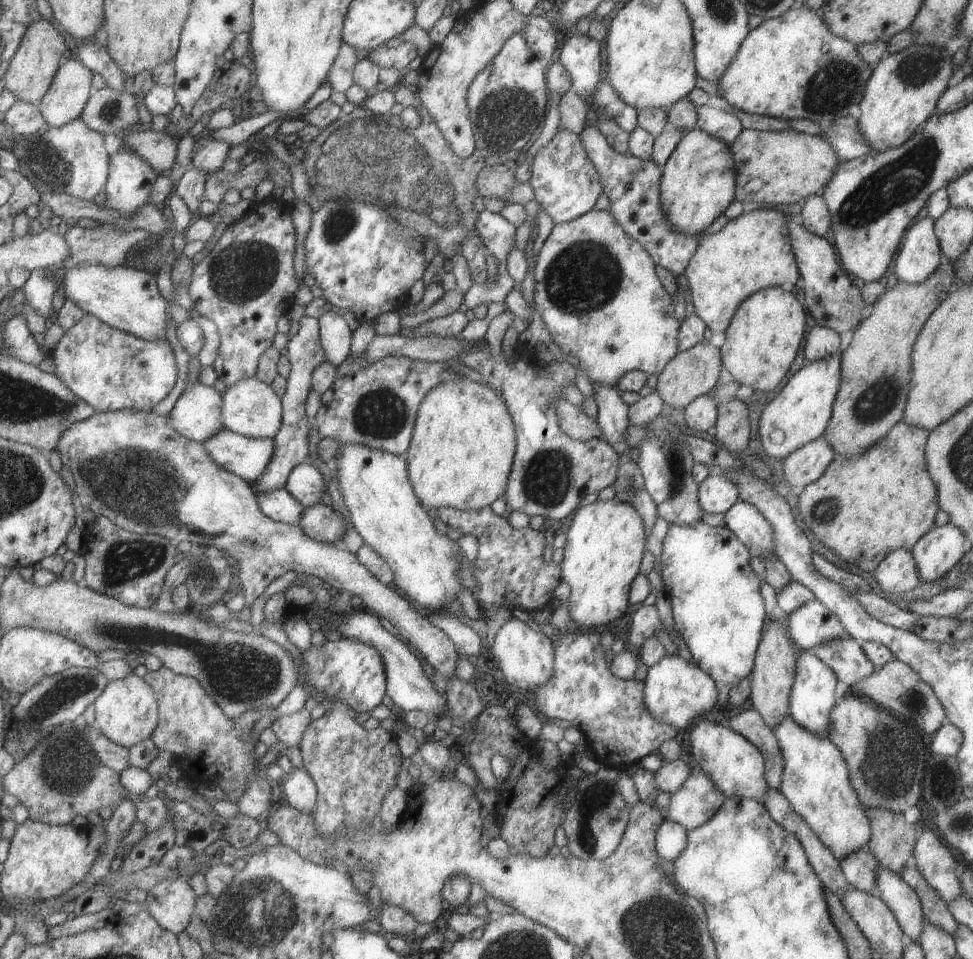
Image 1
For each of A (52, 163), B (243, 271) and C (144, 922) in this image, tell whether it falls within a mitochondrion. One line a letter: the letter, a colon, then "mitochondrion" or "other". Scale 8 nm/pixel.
A: mitochondrion
B: mitochondrion
C: other

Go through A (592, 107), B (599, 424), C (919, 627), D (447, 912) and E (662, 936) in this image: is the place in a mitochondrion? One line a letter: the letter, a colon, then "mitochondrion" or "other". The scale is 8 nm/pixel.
A: other
B: other
C: other
D: other
E: mitochondrion

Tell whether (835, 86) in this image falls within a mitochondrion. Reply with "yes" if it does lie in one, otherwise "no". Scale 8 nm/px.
yes

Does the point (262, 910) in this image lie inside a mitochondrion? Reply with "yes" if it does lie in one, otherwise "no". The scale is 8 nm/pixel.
yes

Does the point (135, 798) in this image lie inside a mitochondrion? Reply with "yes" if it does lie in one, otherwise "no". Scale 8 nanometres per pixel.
no

